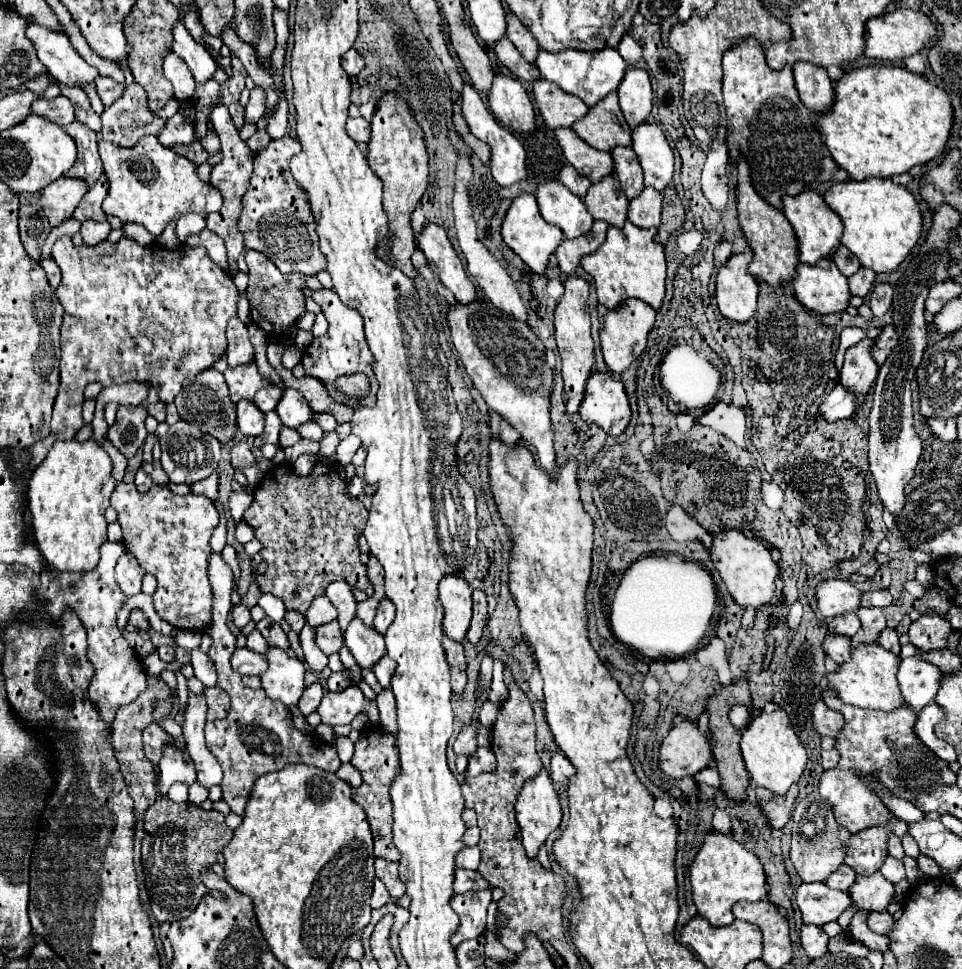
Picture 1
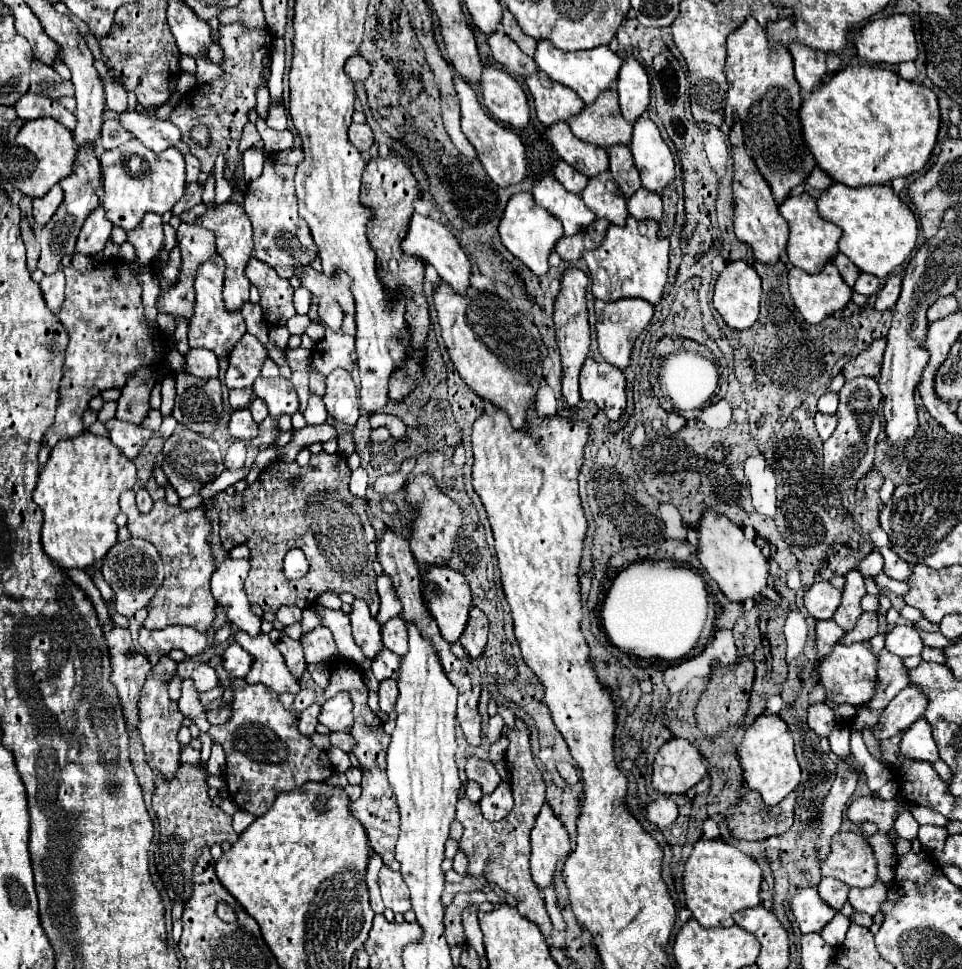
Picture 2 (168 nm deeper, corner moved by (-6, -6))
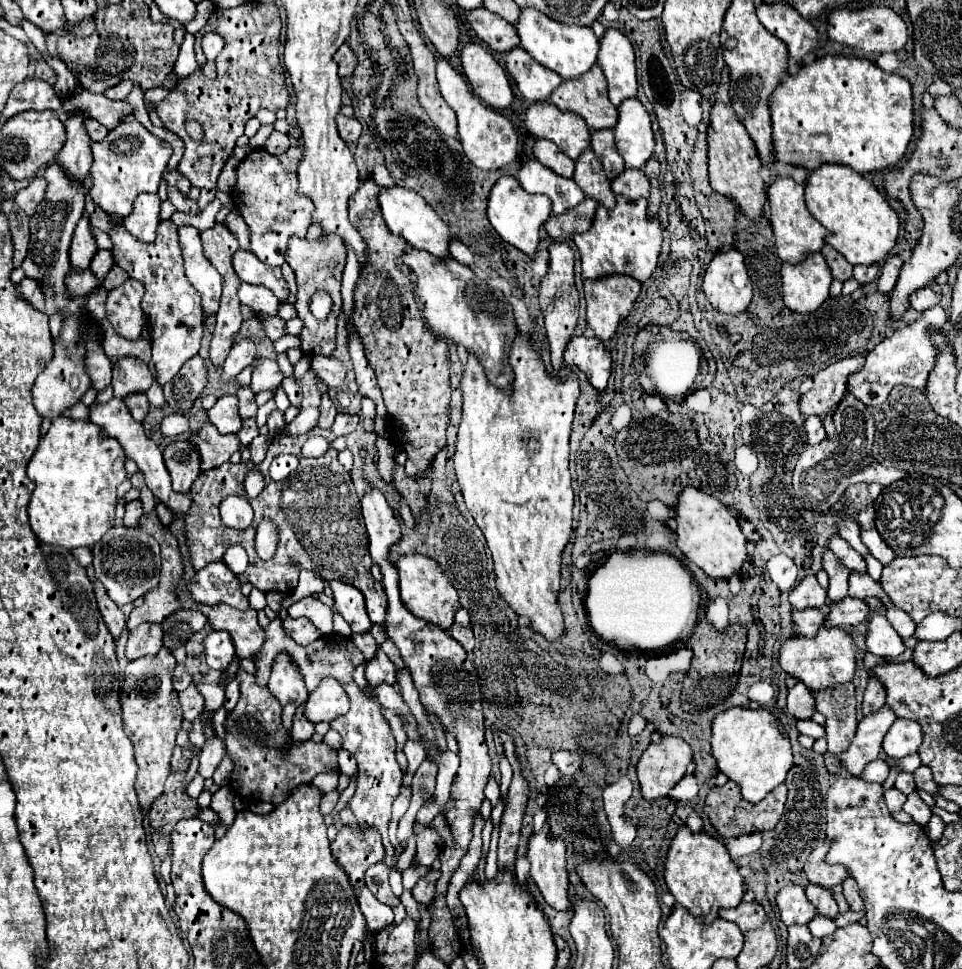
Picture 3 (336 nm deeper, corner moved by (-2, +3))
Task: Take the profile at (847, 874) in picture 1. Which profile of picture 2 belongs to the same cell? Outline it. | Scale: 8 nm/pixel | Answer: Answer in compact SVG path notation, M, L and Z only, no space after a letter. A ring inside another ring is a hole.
M822 878L822 882L818 884L818 894L836 912L840 912L844 902L848 900L848 888L846 888L846 884L838 882L836 878Z

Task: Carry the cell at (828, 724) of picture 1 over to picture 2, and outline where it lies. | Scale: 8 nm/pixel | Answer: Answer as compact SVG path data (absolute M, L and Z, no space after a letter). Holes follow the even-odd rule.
M810 704L810 708L808 708L808 726L810 726L810 730L814 730L818 736L828 736L830 734L830 730L834 728L834 712L832 712L832 708L828 706L828 704Z

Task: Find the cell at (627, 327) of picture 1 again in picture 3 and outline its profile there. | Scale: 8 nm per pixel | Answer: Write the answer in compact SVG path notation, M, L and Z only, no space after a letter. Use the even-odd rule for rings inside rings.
M604 277L602 281L586 281L584 293L588 327L600 341L608 343L620 321L632 311L640 295L640 285L632 277Z

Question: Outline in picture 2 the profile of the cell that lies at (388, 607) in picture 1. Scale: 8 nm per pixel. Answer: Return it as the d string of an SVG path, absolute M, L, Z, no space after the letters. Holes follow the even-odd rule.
M392 618L386 626L382 626L382 642L390 652L404 656L408 650L406 624L400 618Z

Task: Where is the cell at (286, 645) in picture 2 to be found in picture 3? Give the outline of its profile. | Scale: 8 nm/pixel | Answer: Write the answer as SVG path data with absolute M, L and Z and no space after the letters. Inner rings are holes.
M278 653L278 657L274 659L268 689L282 705L286 705L288 701L304 705L304 701L308 699L308 689L304 685L302 673L286 653Z

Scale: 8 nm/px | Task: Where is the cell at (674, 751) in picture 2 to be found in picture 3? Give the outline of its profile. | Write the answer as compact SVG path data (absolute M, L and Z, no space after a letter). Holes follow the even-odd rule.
M660 737L658 743L650 743L650 747L642 753L638 761L638 781L644 799L652 801L668 795L668 791L686 775L686 767L692 761L690 745L680 737Z

